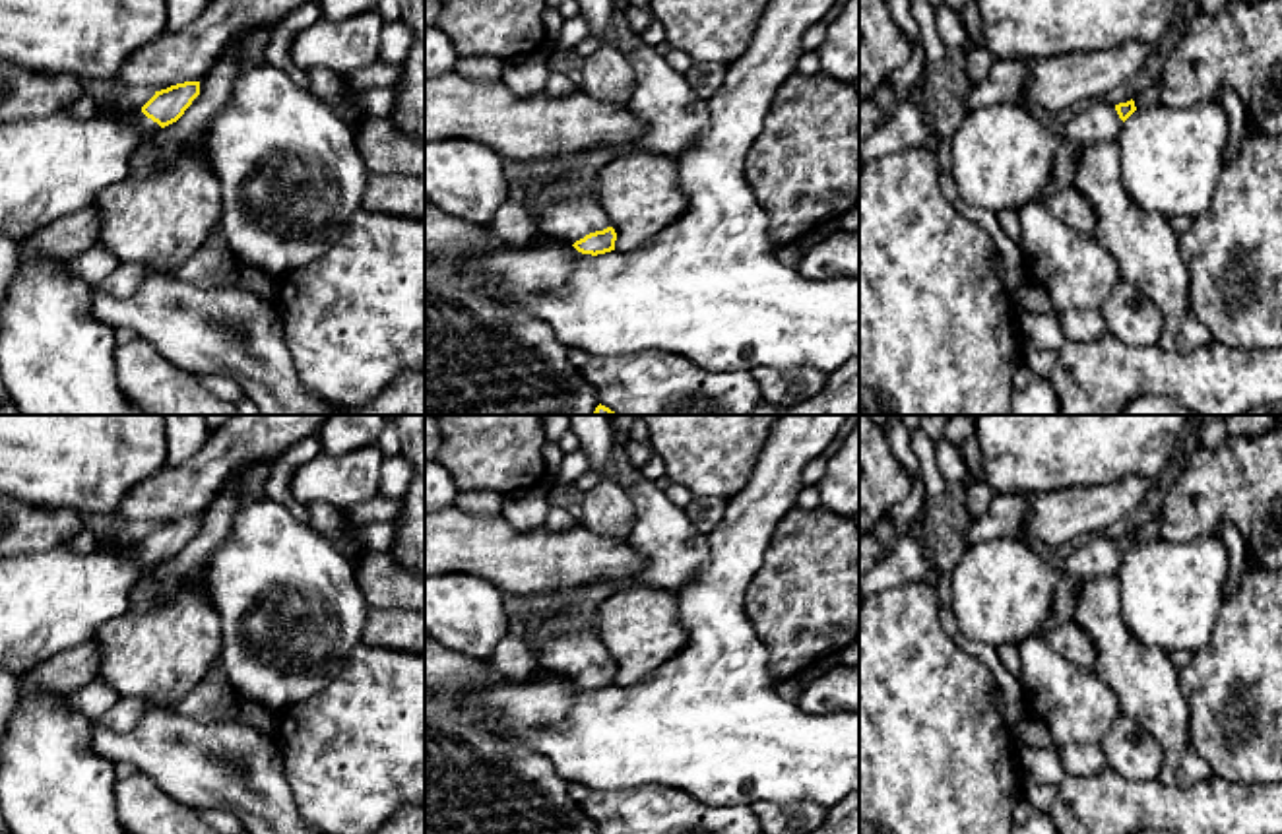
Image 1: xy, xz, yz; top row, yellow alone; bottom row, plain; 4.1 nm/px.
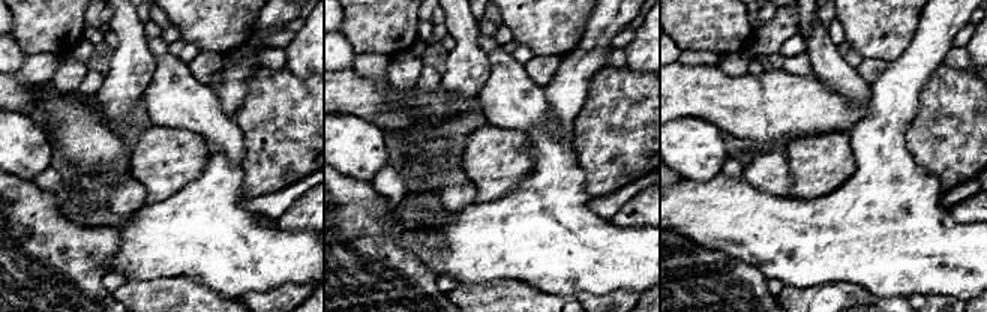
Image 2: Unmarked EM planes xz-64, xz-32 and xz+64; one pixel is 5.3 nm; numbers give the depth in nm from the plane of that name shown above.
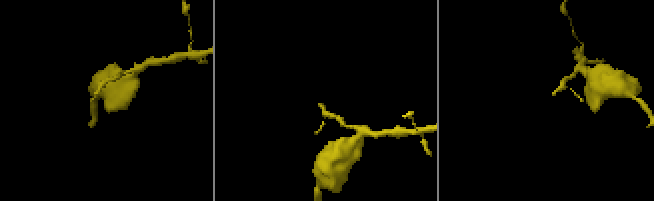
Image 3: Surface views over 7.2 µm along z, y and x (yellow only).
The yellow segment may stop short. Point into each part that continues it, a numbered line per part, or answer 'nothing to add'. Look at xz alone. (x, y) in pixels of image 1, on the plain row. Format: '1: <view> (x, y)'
1: xz (565, 652)

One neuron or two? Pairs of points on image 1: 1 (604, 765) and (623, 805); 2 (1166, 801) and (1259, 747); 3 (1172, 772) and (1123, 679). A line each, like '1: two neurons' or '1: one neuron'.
1: two neurons
2: two neurons
3: one neuron

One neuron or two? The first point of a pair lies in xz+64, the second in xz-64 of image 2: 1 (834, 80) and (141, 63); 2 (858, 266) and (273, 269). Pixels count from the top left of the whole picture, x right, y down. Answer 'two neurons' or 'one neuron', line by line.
1: two neurons
2: one neuron

